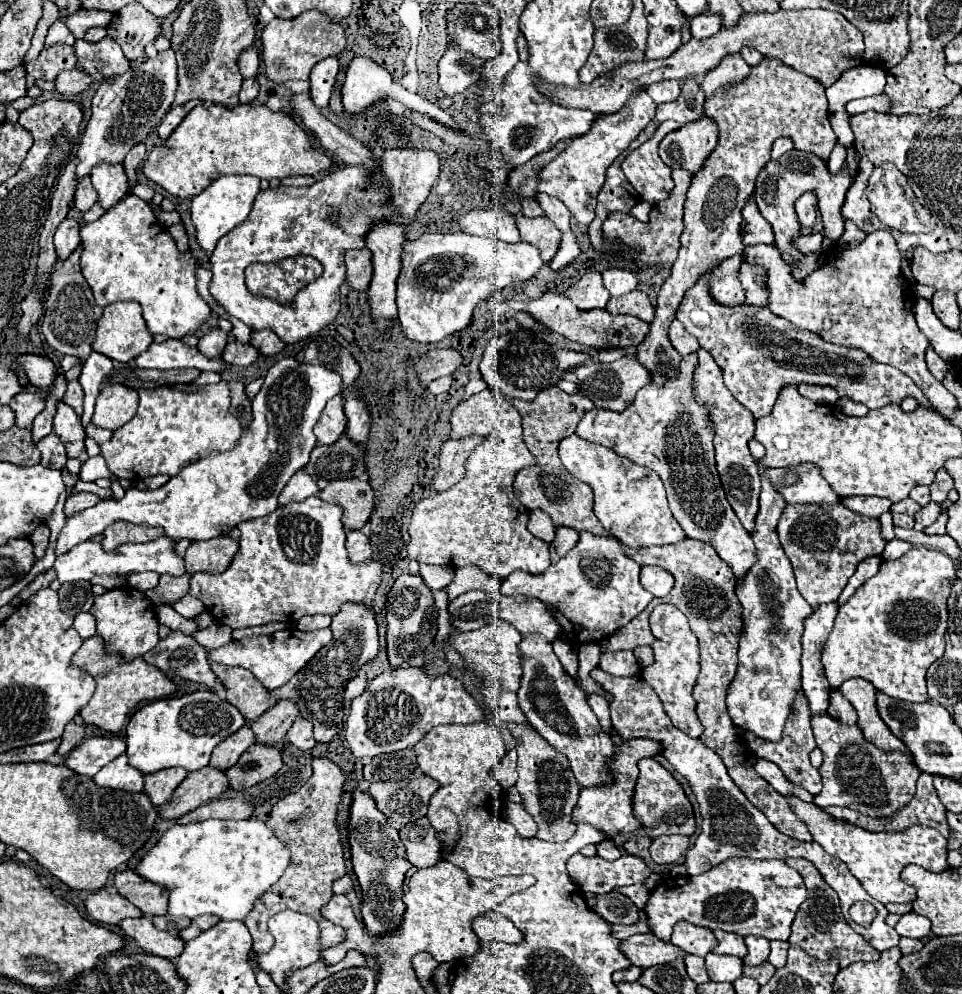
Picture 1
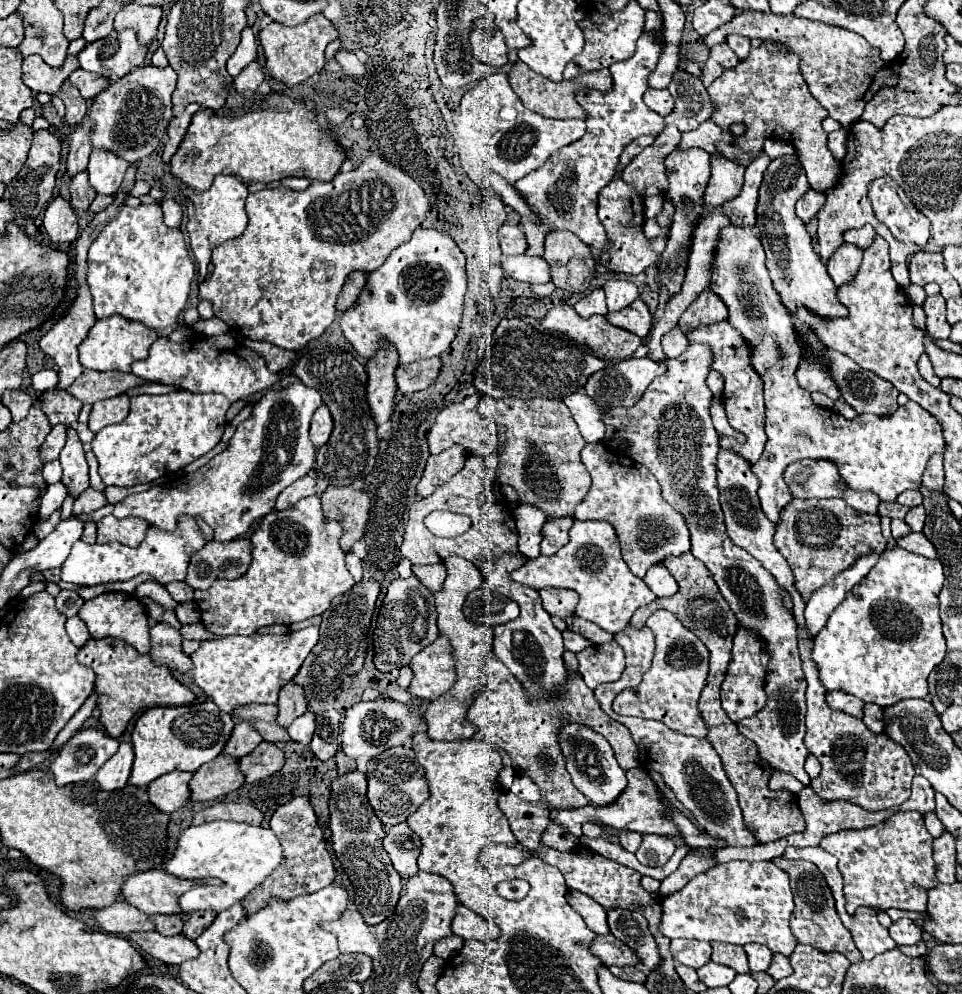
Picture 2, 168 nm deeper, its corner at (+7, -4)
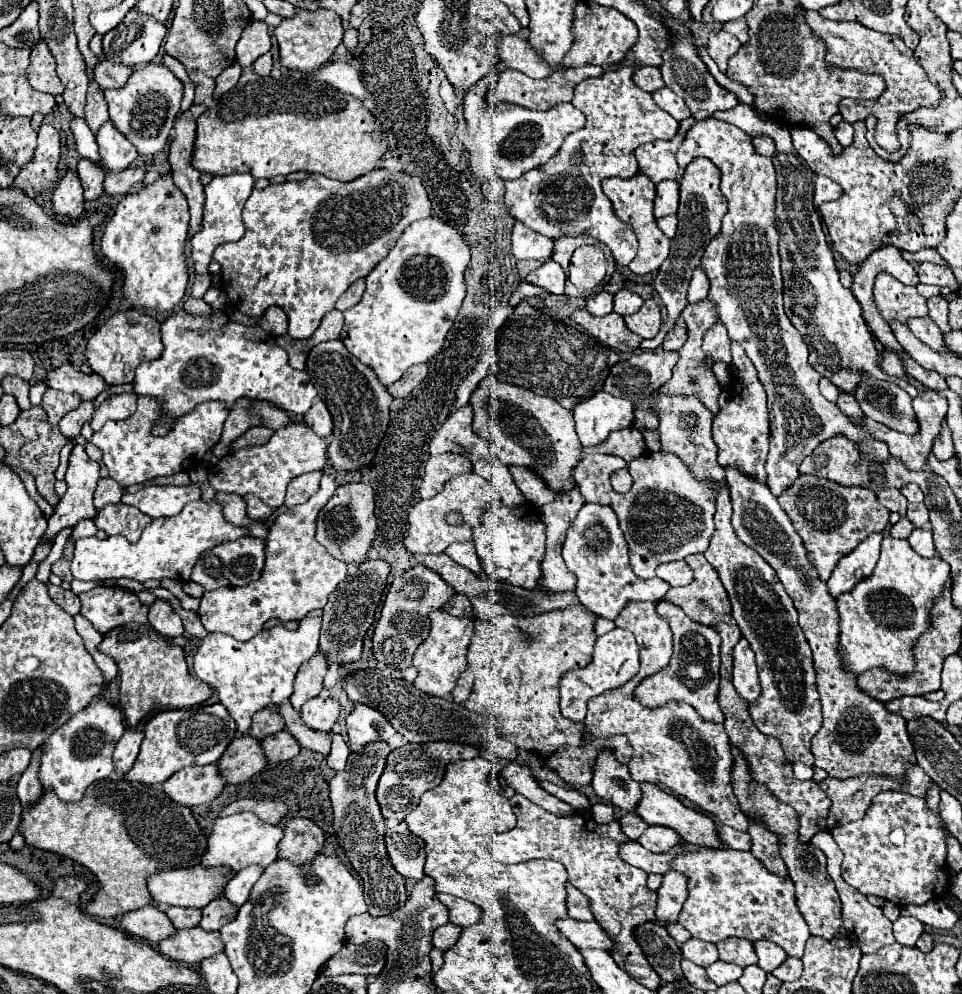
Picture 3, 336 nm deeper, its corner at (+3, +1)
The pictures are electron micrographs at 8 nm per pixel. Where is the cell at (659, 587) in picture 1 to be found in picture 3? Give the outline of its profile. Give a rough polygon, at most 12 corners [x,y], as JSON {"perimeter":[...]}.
{"perimeter":[[671,561],[657,567],[657,577],[671,587],[693,581],[685,561]]}

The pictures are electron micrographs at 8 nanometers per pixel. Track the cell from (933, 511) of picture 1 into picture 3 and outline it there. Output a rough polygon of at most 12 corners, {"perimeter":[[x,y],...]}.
{"perimeter":[[909,503],[907,517],[915,527],[929,521],[925,503]]}

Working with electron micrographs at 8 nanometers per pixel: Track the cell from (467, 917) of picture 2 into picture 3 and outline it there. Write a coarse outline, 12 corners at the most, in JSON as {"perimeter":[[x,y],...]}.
{"perimeter":[[439,893],[449,921],[469,927],[481,921],[481,909],[469,901]]}

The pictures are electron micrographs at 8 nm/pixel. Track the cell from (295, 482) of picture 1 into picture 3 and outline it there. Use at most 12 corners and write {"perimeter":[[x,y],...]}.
{"perimeter":[[321,471],[305,473],[287,487],[285,507],[305,503],[317,493]]}

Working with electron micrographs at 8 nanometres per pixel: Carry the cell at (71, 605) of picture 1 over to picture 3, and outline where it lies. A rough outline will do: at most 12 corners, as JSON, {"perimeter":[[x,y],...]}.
{"perimeter":[[63,591],[61,607],[77,615],[79,597],[73,591]]}

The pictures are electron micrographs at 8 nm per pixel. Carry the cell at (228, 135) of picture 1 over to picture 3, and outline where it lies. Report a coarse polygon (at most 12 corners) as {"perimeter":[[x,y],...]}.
{"perimeter":[[251,71],[197,119],[193,167],[353,181],[385,143],[361,99],[311,73]]}

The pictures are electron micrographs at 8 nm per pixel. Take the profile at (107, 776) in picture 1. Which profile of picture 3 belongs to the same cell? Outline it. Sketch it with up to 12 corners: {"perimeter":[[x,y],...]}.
{"perimeter":[[127,729],[115,745],[115,773],[123,777],[139,755],[143,731]]}

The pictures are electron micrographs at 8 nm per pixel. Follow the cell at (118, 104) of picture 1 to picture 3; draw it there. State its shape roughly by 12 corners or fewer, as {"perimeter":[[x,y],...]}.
{"perimeter":[[149,63],[107,89],[113,125],[139,155],[163,151],[183,83]]}

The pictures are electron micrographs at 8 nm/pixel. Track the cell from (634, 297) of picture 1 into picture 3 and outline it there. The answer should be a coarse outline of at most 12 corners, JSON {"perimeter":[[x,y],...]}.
{"perimeter":[[655,299],[627,315],[627,327],[643,339],[655,337],[661,313]]}

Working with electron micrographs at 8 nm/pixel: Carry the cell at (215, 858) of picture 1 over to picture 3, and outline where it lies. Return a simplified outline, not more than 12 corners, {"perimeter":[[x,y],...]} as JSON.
{"perimeter":[[253,813],[219,817],[203,867],[267,867],[283,837]]}

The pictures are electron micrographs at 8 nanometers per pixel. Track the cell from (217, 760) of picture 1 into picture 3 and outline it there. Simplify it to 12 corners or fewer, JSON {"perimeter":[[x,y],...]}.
{"perimeter":[[265,707],[253,715],[247,735],[265,739],[283,729],[283,719]]}

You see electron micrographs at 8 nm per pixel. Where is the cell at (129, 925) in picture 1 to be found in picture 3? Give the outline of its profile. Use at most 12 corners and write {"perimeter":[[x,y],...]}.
{"perimeter":[[179,929],[157,943],[161,955],[195,965],[223,951],[217,931]]}

